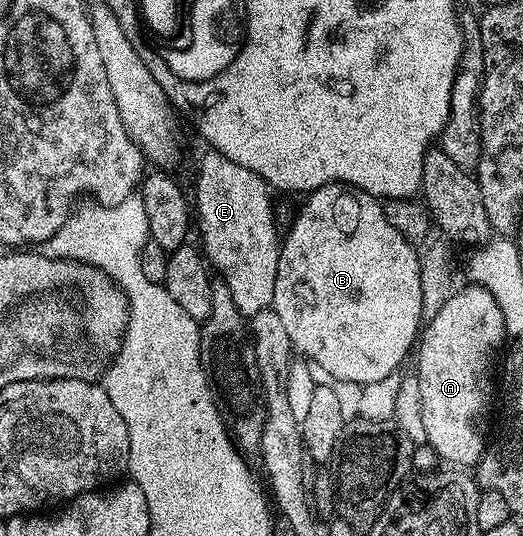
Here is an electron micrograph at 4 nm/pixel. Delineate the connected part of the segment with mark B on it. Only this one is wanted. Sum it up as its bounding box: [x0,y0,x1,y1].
[272,183,424,384]

